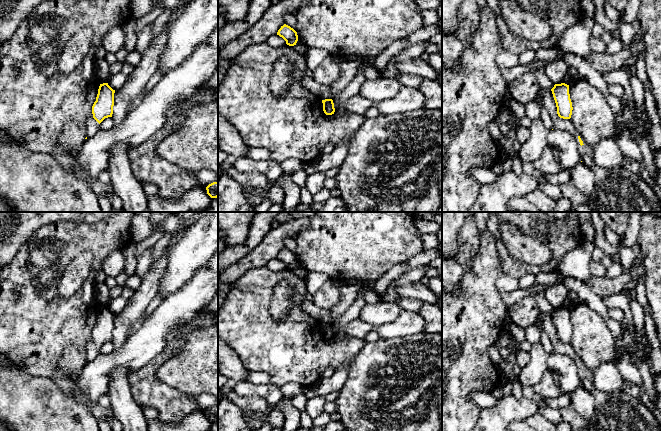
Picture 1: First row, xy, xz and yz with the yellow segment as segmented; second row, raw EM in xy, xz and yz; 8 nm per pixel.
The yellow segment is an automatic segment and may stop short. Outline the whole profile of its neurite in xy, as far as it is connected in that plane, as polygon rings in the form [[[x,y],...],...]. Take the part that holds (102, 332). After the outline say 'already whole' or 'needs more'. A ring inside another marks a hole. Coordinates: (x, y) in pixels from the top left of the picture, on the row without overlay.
[[[108,307],[100,308],[96,325],[92,330],[93,342],[100,348],[105,342],[112,341],[114,317]]]; already whole

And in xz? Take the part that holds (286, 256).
[[[286,248],[281,250],[281,252],[277,256],[277,259],[282,261],[286,265],[286,268],[289,270],[296,269],[296,267],[298,265],[297,256]]]; already whole

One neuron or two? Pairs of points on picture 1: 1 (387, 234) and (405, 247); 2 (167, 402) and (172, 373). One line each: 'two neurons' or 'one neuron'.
1: one neuron
2: two neurons

